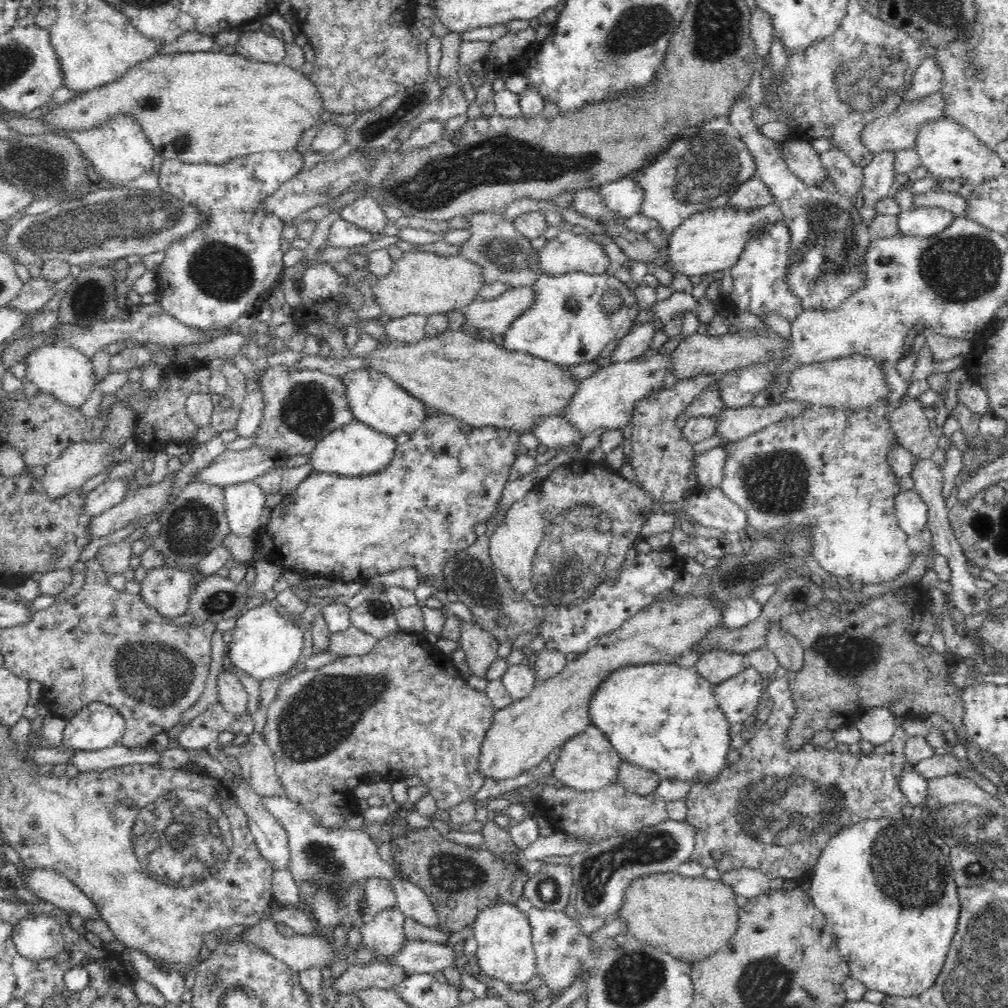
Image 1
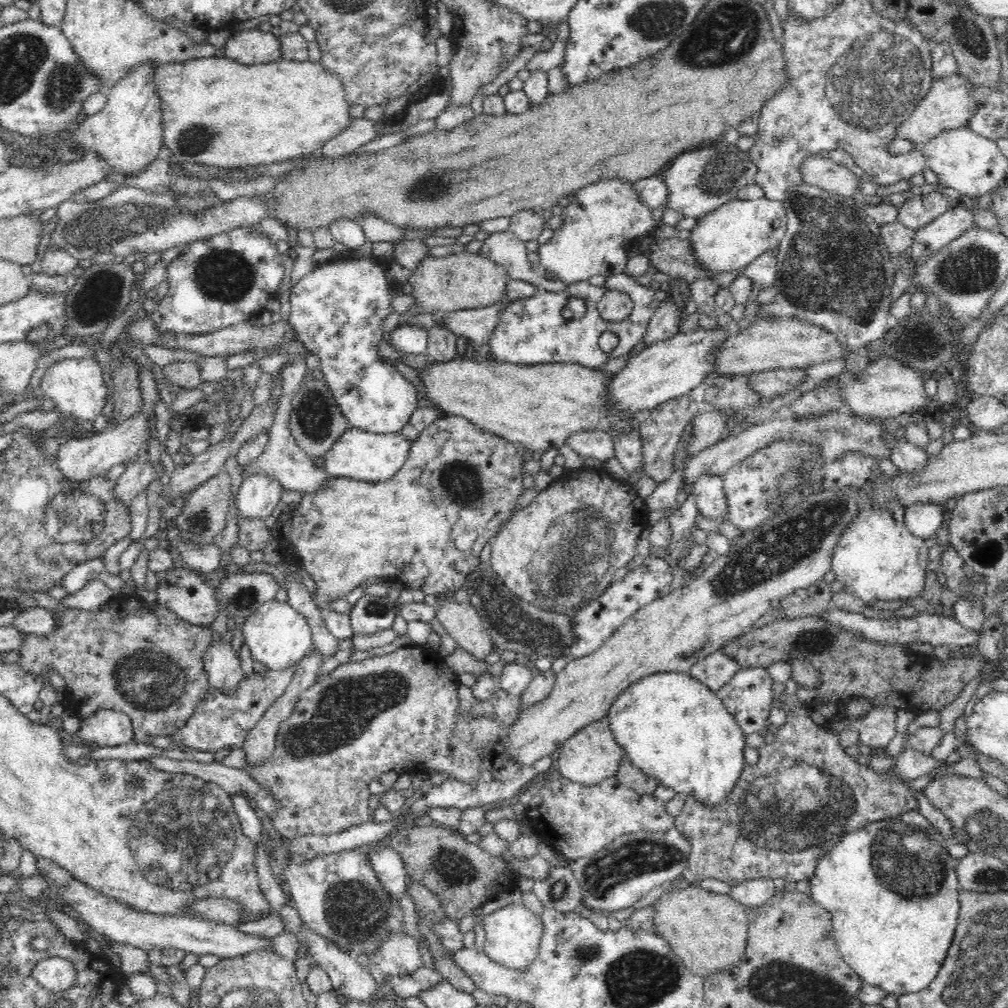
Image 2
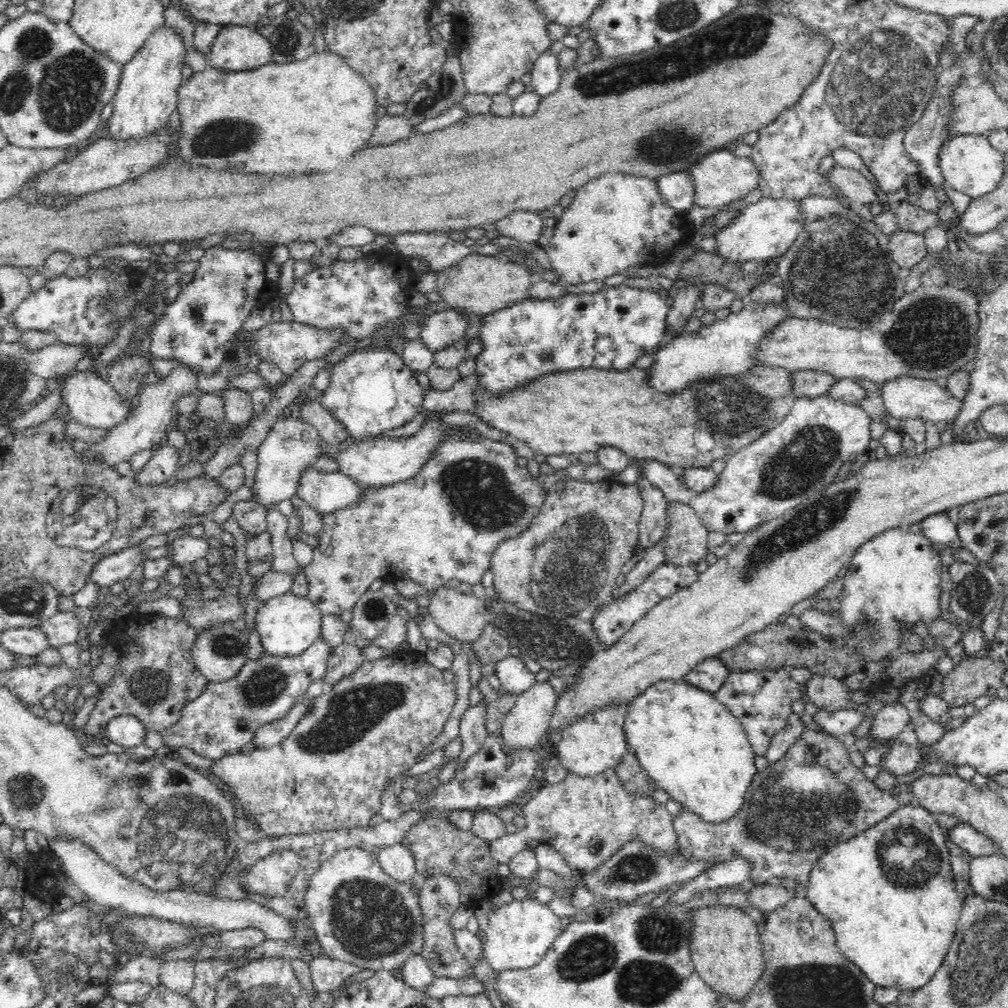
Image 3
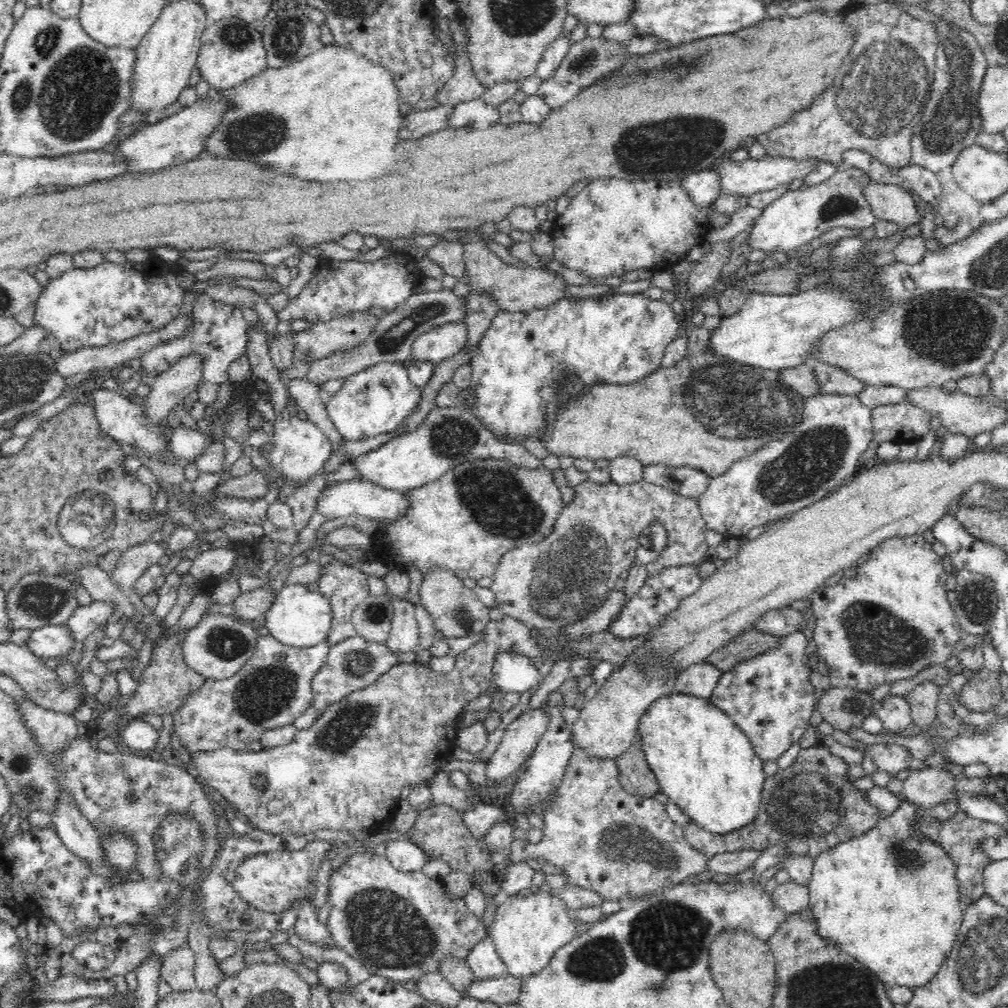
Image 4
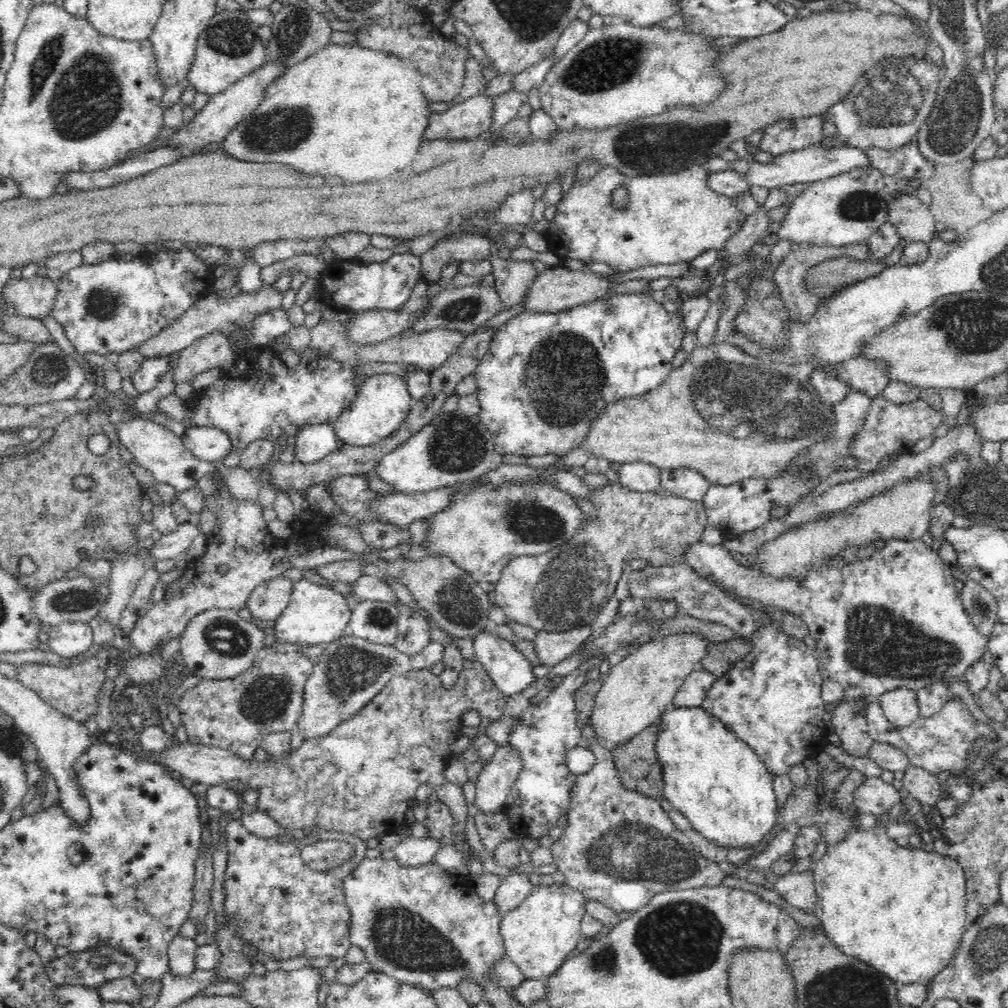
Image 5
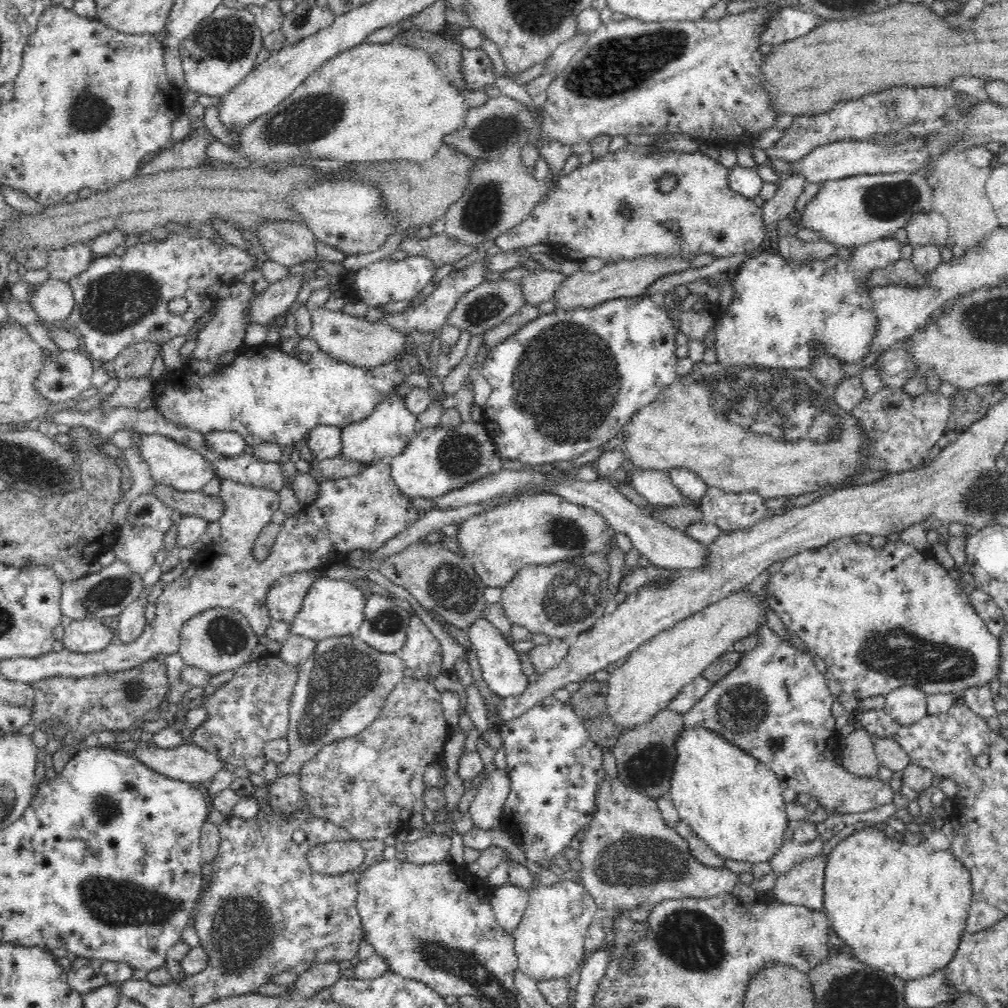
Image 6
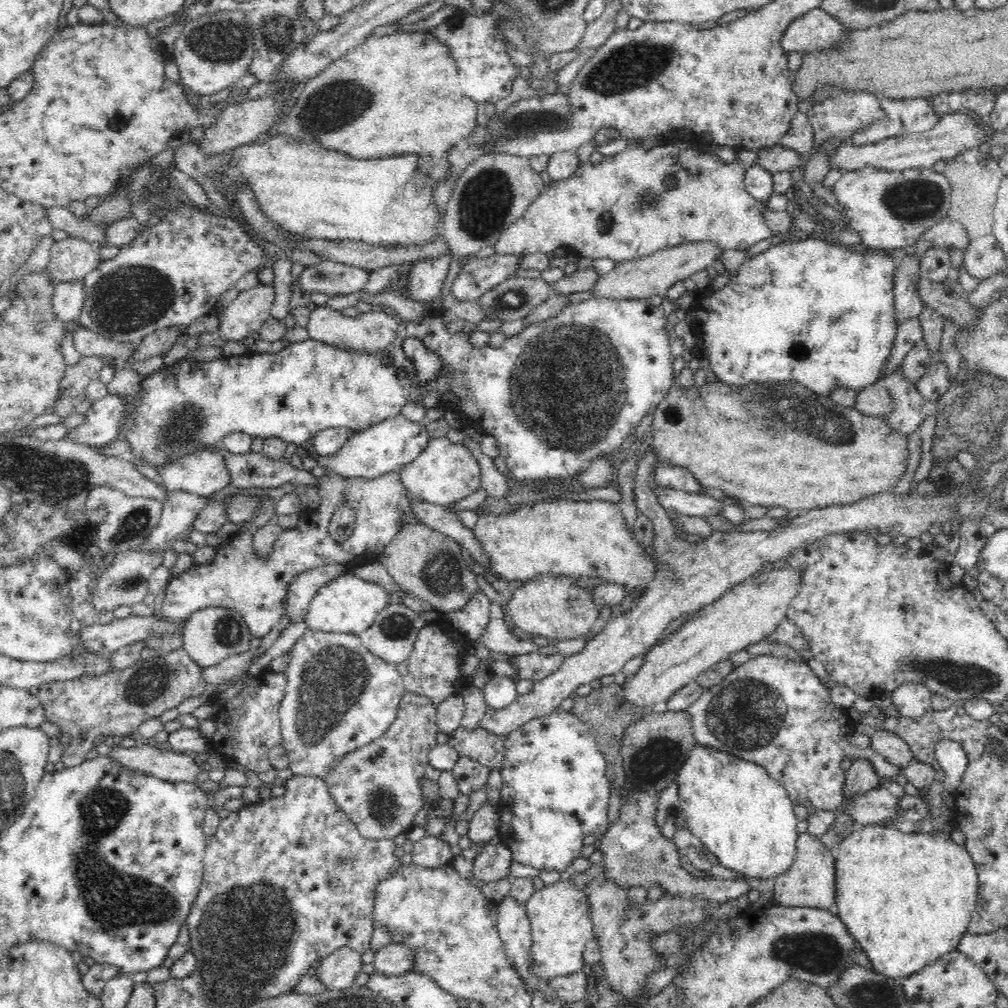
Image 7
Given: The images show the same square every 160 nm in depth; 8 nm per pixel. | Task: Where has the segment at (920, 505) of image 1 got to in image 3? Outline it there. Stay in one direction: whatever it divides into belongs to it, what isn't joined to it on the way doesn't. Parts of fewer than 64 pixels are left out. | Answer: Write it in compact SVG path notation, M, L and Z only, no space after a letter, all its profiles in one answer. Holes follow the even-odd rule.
M940 513L926 518L920 522L922 534L928 537L932 543L941 548L950 546L954 552L964 550L964 544L960 539L956 517L952 513Z

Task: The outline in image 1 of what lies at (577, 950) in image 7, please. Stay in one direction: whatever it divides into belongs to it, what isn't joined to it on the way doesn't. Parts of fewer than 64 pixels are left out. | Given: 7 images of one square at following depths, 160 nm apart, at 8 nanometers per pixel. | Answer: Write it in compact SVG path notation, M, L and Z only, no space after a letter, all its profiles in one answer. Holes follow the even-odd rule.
M498 903L484 908L476 916L472 929L478 944L475 956L488 975L517 985L534 978L537 960L532 942L532 925L527 913L520 911L515 904Z

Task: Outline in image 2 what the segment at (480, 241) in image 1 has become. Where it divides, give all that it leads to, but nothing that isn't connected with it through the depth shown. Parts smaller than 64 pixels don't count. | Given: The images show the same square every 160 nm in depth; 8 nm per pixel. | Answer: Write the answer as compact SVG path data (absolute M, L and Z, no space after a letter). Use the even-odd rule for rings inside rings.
M508 229L489 234L478 254L502 263L513 280L526 281L550 292L562 292L568 288L565 282L556 280L552 276L536 274L536 270L532 270L529 253L526 250L526 242L520 240Z

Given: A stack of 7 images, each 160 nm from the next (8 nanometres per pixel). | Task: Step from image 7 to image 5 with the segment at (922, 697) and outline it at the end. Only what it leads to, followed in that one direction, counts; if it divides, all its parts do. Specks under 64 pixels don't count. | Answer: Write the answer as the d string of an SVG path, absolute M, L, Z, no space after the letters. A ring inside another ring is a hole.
M898 688L879 698L885 717L899 727L911 725L919 717L917 692Z

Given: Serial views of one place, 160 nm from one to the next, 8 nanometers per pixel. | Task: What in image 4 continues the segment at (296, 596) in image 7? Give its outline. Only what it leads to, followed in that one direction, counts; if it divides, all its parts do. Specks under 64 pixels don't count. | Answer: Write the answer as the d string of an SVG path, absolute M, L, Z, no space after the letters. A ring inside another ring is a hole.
M260 586L256 590L248 590L234 600L235 617L241 620L258 619L265 621L268 612L275 606L276 592L272 586Z

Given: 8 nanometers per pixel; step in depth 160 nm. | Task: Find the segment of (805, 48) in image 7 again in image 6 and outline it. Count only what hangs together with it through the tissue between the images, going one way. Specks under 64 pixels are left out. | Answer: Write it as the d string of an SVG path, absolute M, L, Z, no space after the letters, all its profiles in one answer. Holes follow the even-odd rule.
M782 8L780 14L776 14L764 36L762 41L765 42L767 47L772 45L780 46L786 42L792 42L796 38L808 36L816 30L816 26L824 24L825 18L822 15L817 15L814 11L801 9Z

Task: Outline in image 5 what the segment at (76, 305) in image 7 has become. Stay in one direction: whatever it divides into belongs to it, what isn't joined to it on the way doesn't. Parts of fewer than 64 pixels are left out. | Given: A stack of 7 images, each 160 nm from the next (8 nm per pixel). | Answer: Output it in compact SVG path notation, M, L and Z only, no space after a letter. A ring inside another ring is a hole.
M35 275L31 279L12 278L7 282L1 307L3 310L13 304L16 315L42 320L50 315L58 302L58 285L47 276Z

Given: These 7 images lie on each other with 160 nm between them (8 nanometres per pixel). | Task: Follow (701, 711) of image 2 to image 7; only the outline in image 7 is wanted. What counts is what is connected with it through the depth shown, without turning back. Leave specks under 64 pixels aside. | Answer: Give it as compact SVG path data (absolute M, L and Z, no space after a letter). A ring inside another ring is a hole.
M696 744L688 760L680 768L676 783L679 786L677 804L686 817L686 829L702 841L705 849L710 850L724 868L752 880L776 880L792 868L798 856L799 835L794 801L784 785L774 780L766 769L755 762Z

